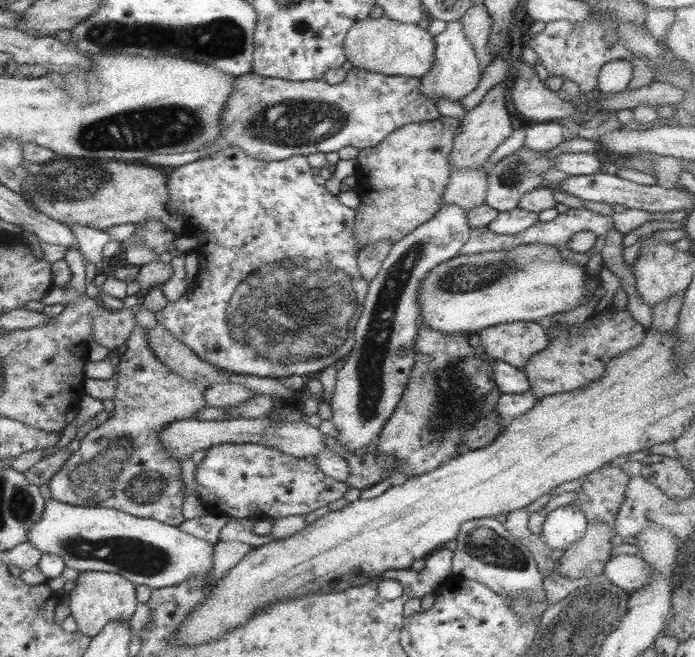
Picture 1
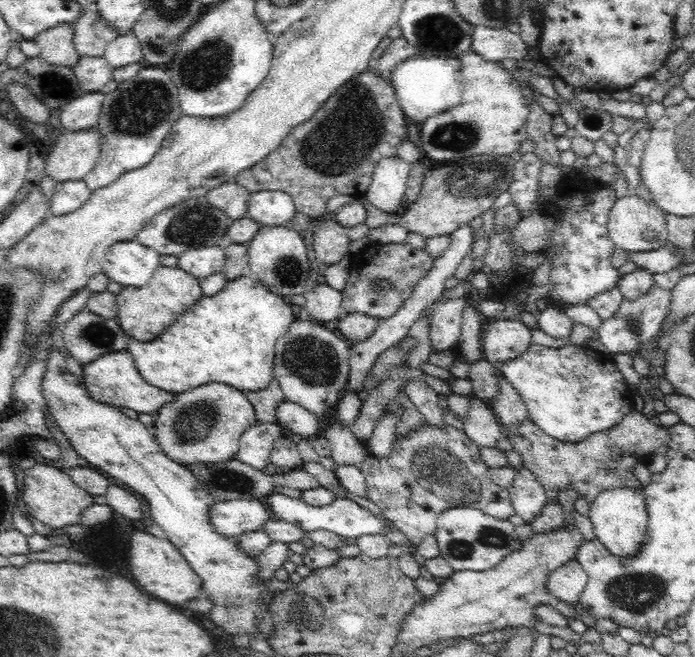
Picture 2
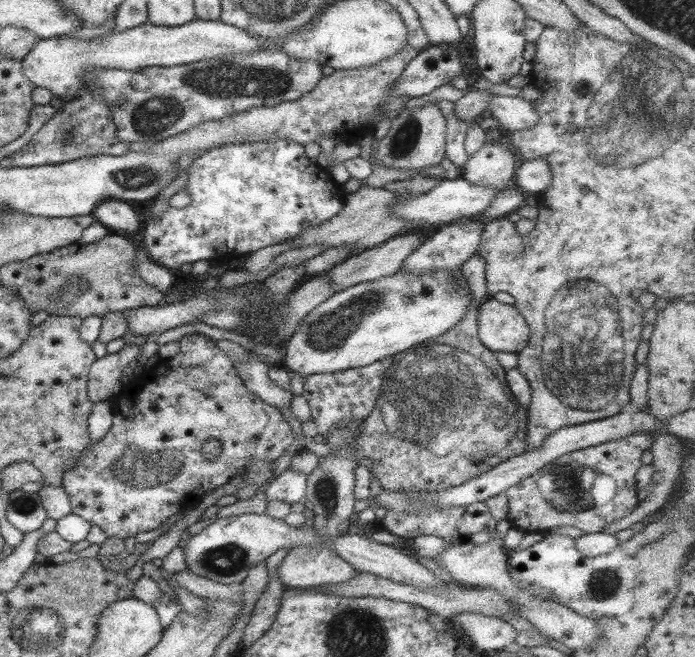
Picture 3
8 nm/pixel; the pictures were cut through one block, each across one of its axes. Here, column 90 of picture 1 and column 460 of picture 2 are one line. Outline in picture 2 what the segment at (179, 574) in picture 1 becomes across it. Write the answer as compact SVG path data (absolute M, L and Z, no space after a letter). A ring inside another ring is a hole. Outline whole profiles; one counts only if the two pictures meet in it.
M472 506L448 508L437 519L435 531L439 555L454 571L485 571L497 565L504 555L521 547L516 528L509 521L498 520Z

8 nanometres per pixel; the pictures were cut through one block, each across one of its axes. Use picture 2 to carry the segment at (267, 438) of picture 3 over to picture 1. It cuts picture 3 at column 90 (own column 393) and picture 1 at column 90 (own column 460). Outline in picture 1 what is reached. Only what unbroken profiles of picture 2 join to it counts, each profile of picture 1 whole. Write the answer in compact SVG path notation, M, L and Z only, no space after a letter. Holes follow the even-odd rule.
M139 324L131 332L126 343L128 350L121 353L118 365L116 396L113 398L115 408L113 417L96 429L88 432L67 466L58 471L48 482L51 498L72 506L92 506L121 510L128 515L153 519L166 525L178 527L185 522L182 515L182 461L164 449L158 434L172 422L194 418L202 408L208 407L204 402L206 384L198 381L186 381L174 374L149 349L146 328Z

